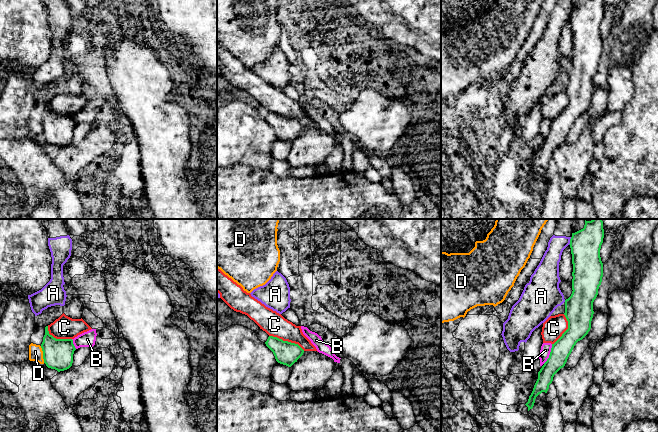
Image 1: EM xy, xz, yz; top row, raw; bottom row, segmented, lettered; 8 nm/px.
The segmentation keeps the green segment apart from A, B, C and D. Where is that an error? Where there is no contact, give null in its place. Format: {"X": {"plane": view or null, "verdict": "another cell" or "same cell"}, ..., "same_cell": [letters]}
{"A": {"plane": "yz", "verdict": "another cell"}, "B": {"plane": "yz", "verdict": "another cell"}, "C": {"plane": "xz", "verdict": "another cell"}, "D": {"plane": "xy", "verdict": "another cell"}, "same_cell": []}

